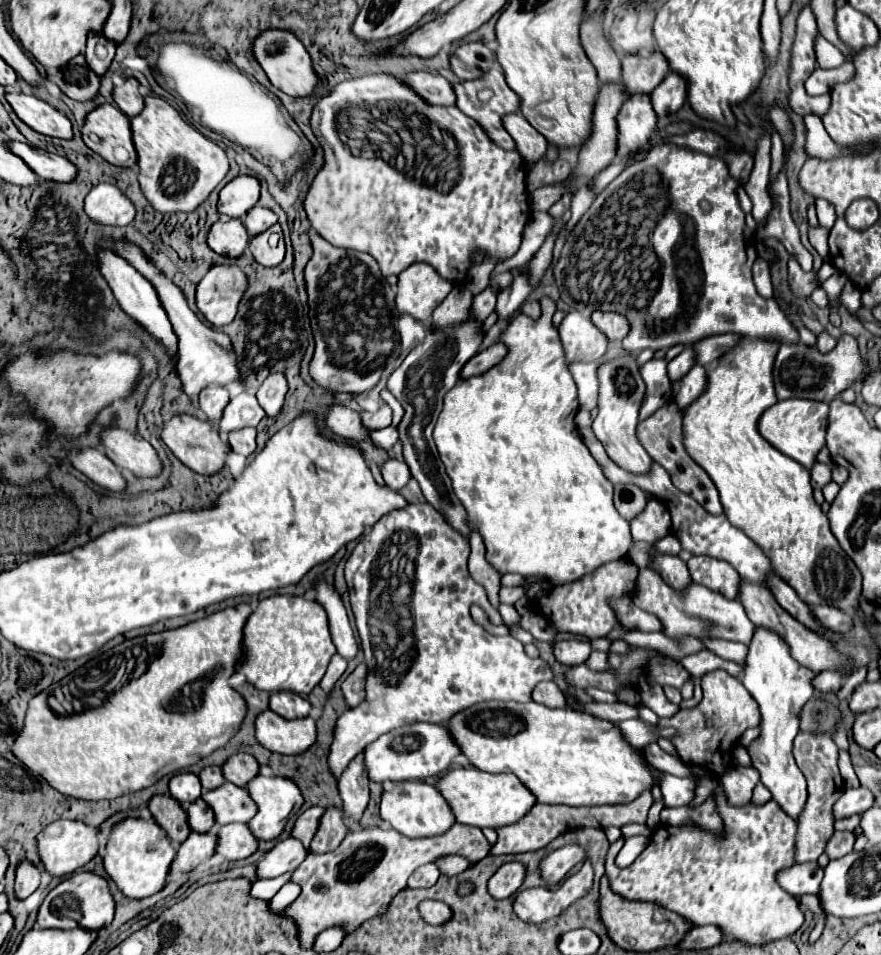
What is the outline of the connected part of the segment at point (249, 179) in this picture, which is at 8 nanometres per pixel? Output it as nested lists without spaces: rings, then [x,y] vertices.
[[[237,176],[219,192],[219,212],[231,218],[243,218],[259,200],[259,180],[255,176]]]

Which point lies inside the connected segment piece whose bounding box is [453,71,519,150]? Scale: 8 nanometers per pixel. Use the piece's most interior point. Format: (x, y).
(487, 100)

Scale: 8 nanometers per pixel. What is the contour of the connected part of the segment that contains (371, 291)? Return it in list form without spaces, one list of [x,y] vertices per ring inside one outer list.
[[[309,232],[309,238],[313,256],[303,270],[309,320],[315,338],[309,376],[315,382],[325,382],[325,388],[331,378],[328,390],[340,391],[342,382],[345,382],[345,394],[371,390],[379,382],[387,360],[399,358],[401,354],[395,294],[381,274],[375,258],[369,254],[337,248],[315,232]]]

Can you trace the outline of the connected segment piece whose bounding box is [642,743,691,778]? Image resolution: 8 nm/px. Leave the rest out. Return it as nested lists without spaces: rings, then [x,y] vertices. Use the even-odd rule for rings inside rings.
[[[651,743],[645,746],[642,751],[648,763],[659,770],[680,778],[687,777],[691,773],[689,766],[684,762],[681,762],[681,760],[666,753],[656,743]]]

